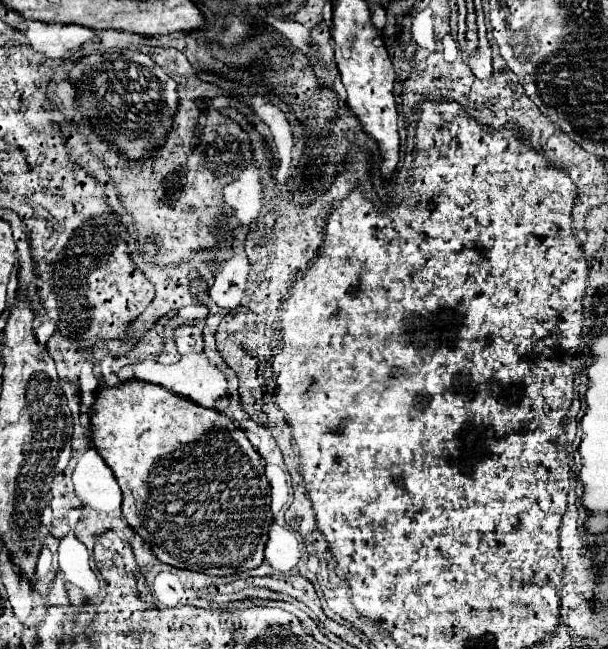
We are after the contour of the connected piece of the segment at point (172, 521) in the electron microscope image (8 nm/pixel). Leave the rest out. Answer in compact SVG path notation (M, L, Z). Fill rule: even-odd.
M124 381L114 387L102 385L94 391L94 403L88 411L90 417L90 431L92 431L92 445L100 453L100 457L106 461L106 465L112 469L120 489L122 489L122 511L128 521L128 525L150 545L152 553L158 557L158 561L168 563L172 567L190 569L190 571L202 571L208 575L232 575L240 573L252 567L258 567L264 561L264 547L268 541L268 527L272 523L272 511L270 511L270 485L264 477L264 469L260 465L260 455L250 445L248 437L242 429L236 427L234 421L230 421L224 413L218 413L214 409L196 405L194 401L188 401L184 397L178 397L164 389L162 385L148 383L148 381Z

